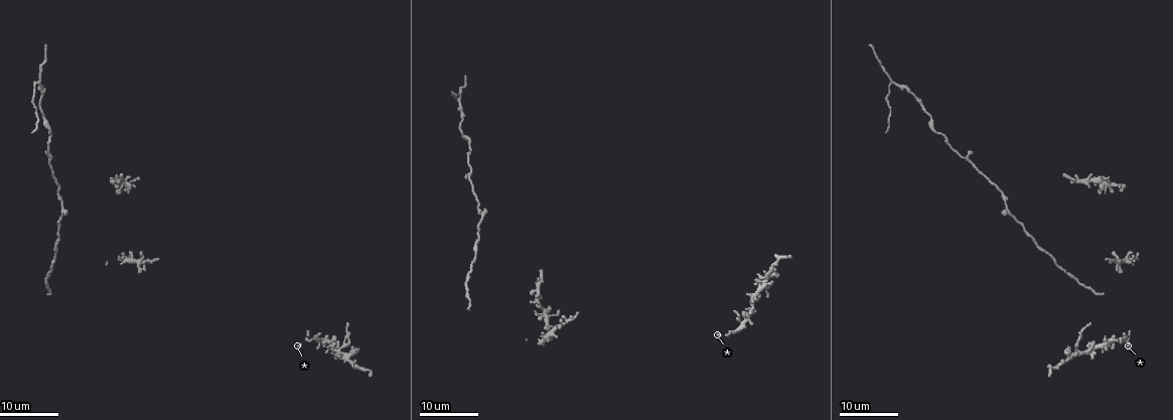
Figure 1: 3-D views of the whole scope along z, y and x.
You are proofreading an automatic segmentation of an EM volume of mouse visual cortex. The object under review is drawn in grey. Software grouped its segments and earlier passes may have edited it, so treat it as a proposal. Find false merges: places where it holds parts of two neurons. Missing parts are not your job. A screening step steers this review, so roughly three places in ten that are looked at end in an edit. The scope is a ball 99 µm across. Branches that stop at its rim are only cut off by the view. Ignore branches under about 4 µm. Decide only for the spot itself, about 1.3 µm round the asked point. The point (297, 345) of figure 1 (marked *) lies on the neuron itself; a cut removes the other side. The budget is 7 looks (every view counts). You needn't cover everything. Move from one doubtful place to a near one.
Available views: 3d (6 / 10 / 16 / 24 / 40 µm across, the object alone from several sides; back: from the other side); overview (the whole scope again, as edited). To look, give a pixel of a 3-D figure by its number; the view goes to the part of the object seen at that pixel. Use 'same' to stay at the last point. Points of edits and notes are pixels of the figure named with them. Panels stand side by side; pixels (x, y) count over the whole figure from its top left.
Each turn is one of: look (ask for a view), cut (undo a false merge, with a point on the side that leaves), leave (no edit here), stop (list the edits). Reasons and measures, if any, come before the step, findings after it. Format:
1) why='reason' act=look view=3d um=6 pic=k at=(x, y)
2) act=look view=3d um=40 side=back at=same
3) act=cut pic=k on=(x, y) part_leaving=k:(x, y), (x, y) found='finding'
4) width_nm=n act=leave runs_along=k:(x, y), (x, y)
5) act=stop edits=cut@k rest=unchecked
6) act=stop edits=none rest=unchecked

act=look view=3d um=16 pic=1 at=(759, 282)

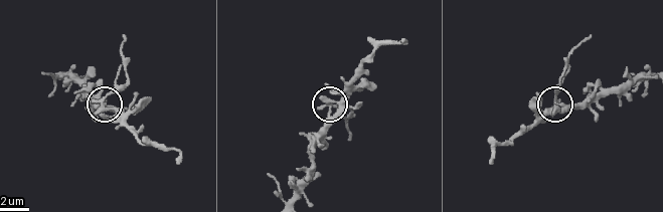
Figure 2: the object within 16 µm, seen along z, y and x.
why='zoom in' act=look view=3d um=6 pic=2 at=(326, 99)

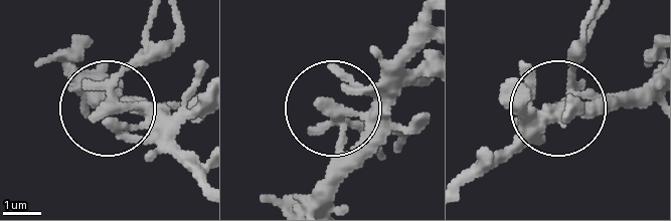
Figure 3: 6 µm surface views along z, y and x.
act=look view=3d um=6 side=back pic=3 at=(111, 101)

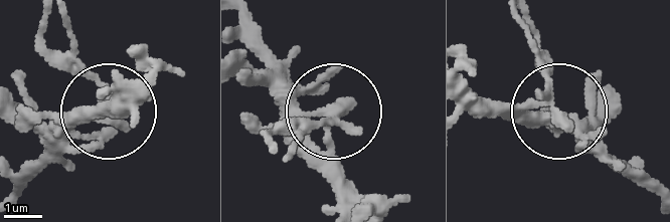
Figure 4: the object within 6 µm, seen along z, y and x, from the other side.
act=cut pic=4 on=(64, 64) found='two neurons meet here'

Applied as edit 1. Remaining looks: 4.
act=look view=overview

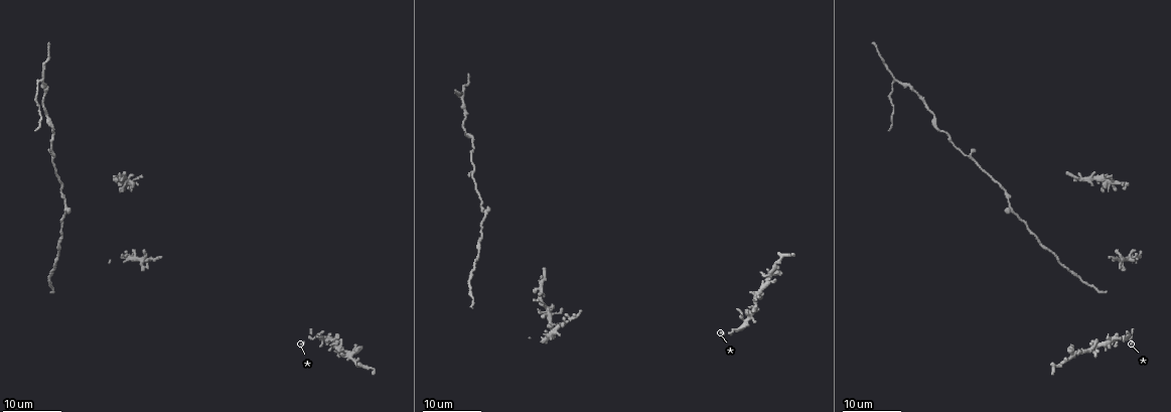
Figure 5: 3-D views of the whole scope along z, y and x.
why='calibre changes' act=look view=3d um=24 pic=5 at=(1004, 189)

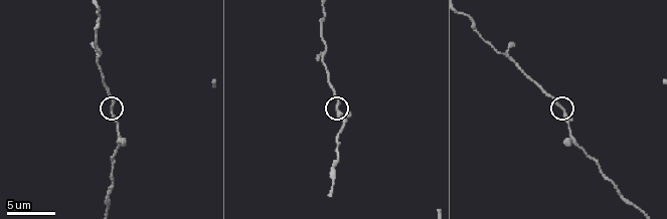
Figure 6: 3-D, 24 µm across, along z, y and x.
act=look view=3d um=6 pic=6 at=(562, 107)

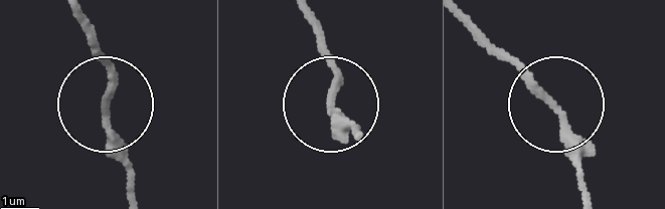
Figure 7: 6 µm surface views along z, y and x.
act=cut pic=7 on=(103, 54) part_leaving=7:(110, 96), (85, 23) found='two neurons meet here'

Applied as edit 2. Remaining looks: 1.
act=stop edits=cut@4,cut@7 rest=unchecked

